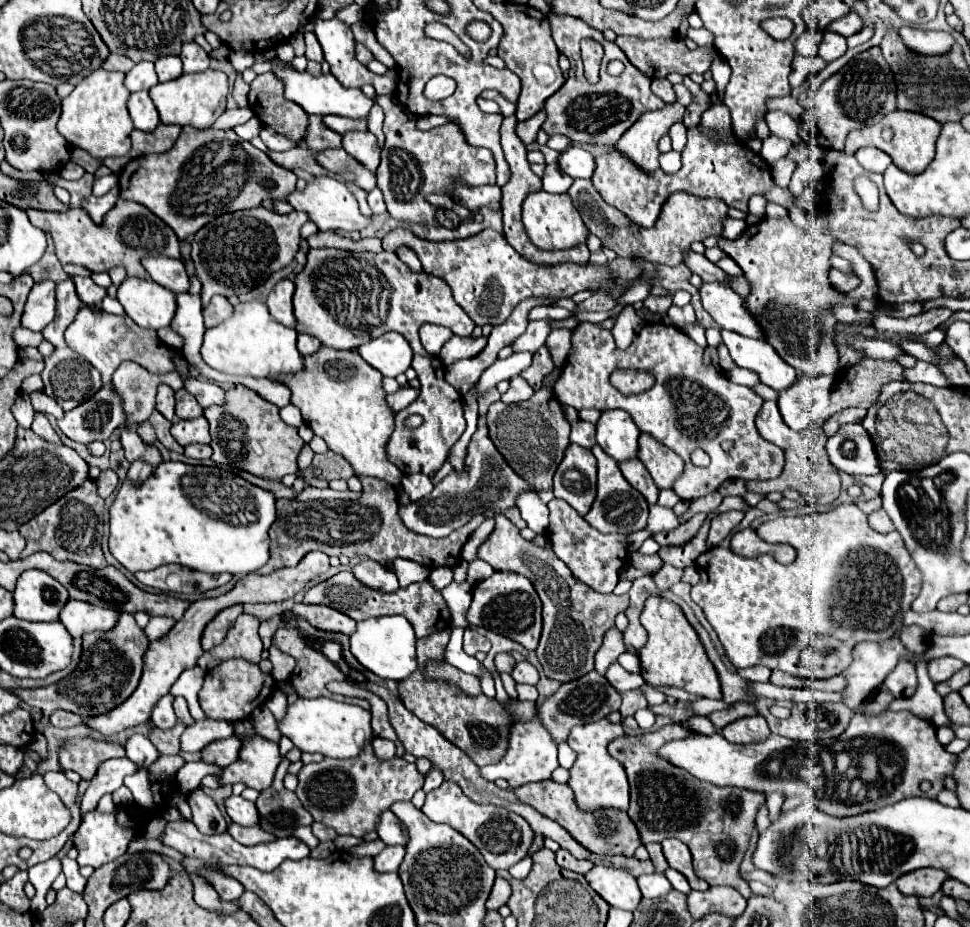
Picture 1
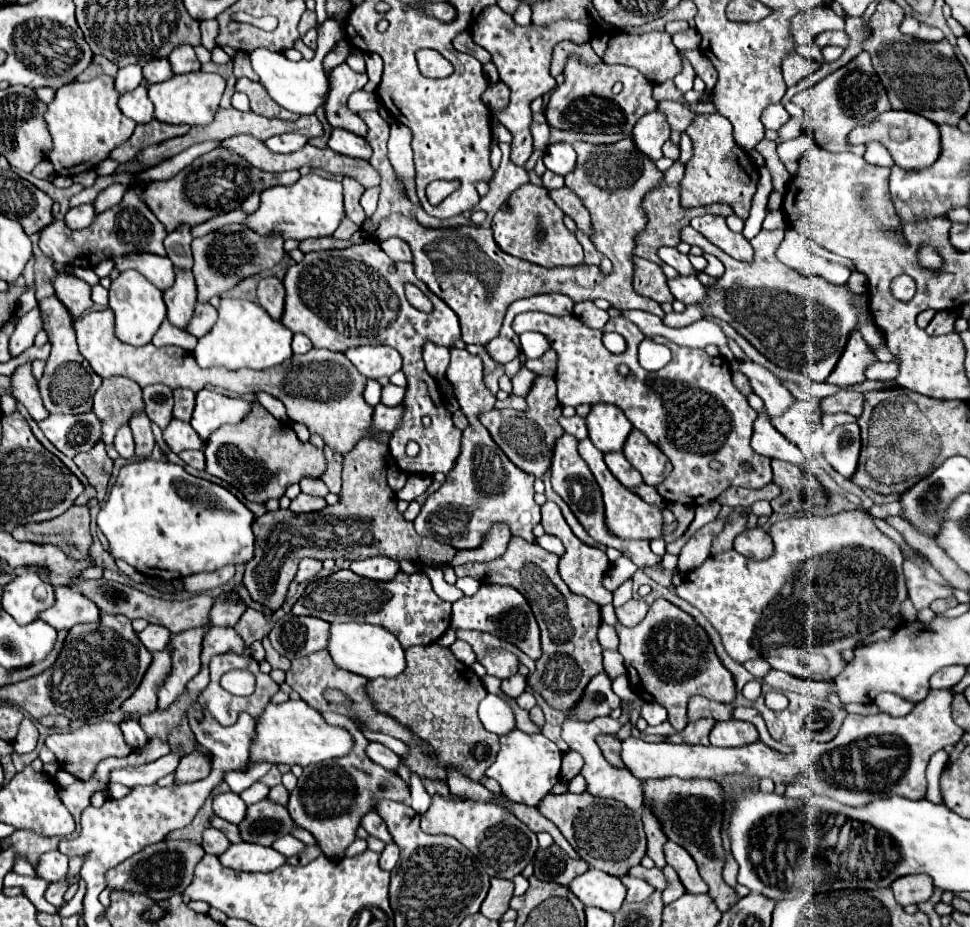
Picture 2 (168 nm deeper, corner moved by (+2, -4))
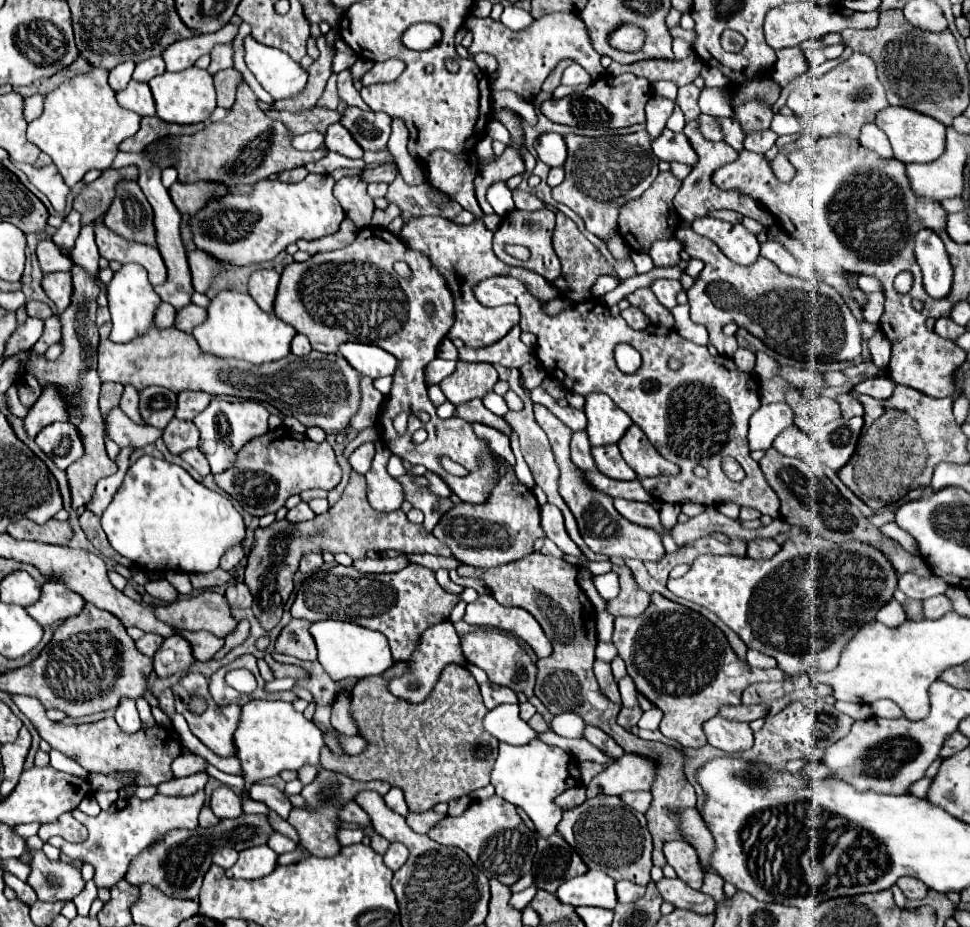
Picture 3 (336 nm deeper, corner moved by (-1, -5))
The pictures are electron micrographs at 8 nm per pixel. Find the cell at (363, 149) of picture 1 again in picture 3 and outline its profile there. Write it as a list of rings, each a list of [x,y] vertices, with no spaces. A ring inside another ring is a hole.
[[[333,123],[327,129],[325,145],[329,147],[329,151],[335,151],[335,153],[345,155],[349,159],[361,159],[363,157],[363,149],[359,147],[357,141],[353,141],[351,133],[341,123]]]

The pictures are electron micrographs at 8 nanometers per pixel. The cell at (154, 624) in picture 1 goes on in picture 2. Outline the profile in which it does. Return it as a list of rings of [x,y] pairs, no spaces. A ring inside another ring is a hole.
[[[148,624],[140,634],[138,634],[140,642],[148,648],[148,652],[160,652],[168,646],[170,642],[170,632],[168,628],[156,626],[156,624]]]

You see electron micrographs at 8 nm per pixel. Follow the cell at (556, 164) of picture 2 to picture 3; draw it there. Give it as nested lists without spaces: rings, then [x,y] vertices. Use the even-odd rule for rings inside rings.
[[[545,133],[535,143],[537,155],[549,167],[563,167],[567,159],[567,145],[559,133]]]

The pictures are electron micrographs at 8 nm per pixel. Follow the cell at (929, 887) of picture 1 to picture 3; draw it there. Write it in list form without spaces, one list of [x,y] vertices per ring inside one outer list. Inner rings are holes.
[[[901,877],[897,881],[897,887],[905,893],[907,899],[925,899],[927,897],[927,885],[923,885],[923,881],[915,879],[915,877]]]

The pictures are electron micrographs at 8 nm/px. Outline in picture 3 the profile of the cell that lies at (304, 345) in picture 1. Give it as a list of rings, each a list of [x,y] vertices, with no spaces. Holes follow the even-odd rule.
[[[297,335],[297,337],[291,341],[291,353],[293,353],[293,355],[307,355],[307,353],[311,353],[309,339],[307,339],[305,335]]]

